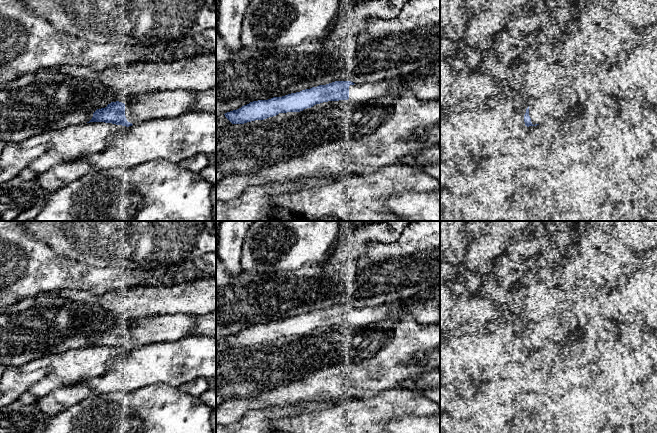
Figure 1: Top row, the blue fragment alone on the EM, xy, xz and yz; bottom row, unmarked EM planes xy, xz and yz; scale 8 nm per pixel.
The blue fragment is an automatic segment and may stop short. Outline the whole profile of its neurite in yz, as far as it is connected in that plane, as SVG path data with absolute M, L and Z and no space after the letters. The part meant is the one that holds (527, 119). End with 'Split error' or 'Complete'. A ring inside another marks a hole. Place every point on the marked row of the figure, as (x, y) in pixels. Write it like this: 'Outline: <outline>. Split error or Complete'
Outline: M541 99L533 100L530 102L526 113L524 115L525 126L537 126L543 120L543 104Z. Split error

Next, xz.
Outline: M440 60L394 79L361 84L351 81L335 81L282 97L253 101L224 115L232 124L244 124L255 120L264 120L279 113L300 112L328 101L349 100L362 103L379 97L396 95L403 90L407 81L426 76L436 68L440 68Z. Split error

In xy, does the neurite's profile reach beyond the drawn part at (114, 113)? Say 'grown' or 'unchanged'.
grown

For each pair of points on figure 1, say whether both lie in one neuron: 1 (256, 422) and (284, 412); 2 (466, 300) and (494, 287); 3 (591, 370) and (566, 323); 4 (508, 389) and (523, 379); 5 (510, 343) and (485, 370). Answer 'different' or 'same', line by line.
1: same
2: different
3: different
4: different
5: different

